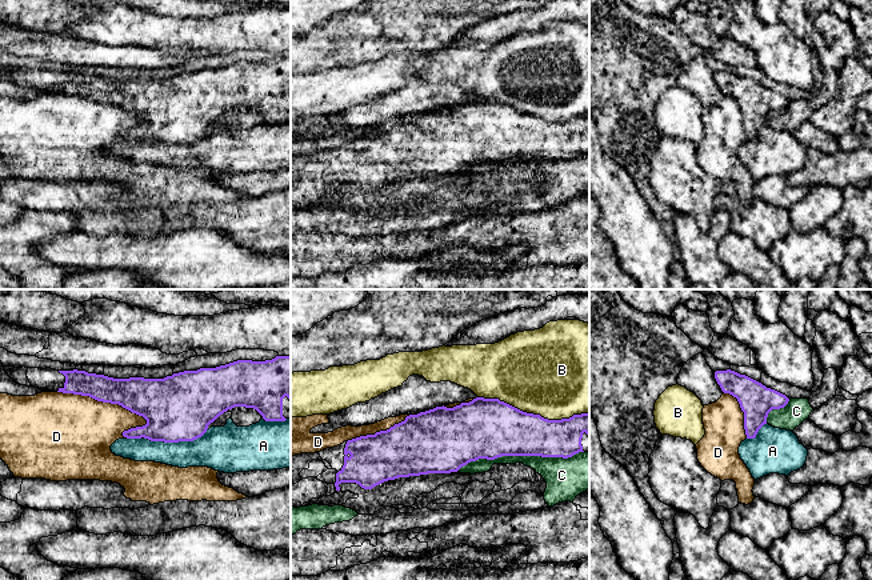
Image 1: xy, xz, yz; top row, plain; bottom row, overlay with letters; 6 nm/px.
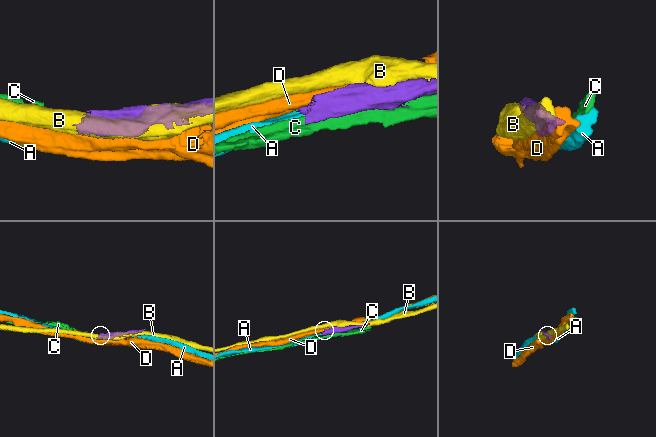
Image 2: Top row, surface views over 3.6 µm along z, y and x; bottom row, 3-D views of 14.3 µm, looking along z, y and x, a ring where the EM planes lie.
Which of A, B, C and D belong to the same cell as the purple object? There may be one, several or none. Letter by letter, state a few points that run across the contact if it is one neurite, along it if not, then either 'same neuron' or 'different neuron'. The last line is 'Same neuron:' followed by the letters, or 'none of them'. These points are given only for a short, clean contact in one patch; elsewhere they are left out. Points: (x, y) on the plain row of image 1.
A: different neuron
B: different neuron
C: different neuron
D: different neuron
Same neuron: none of them

